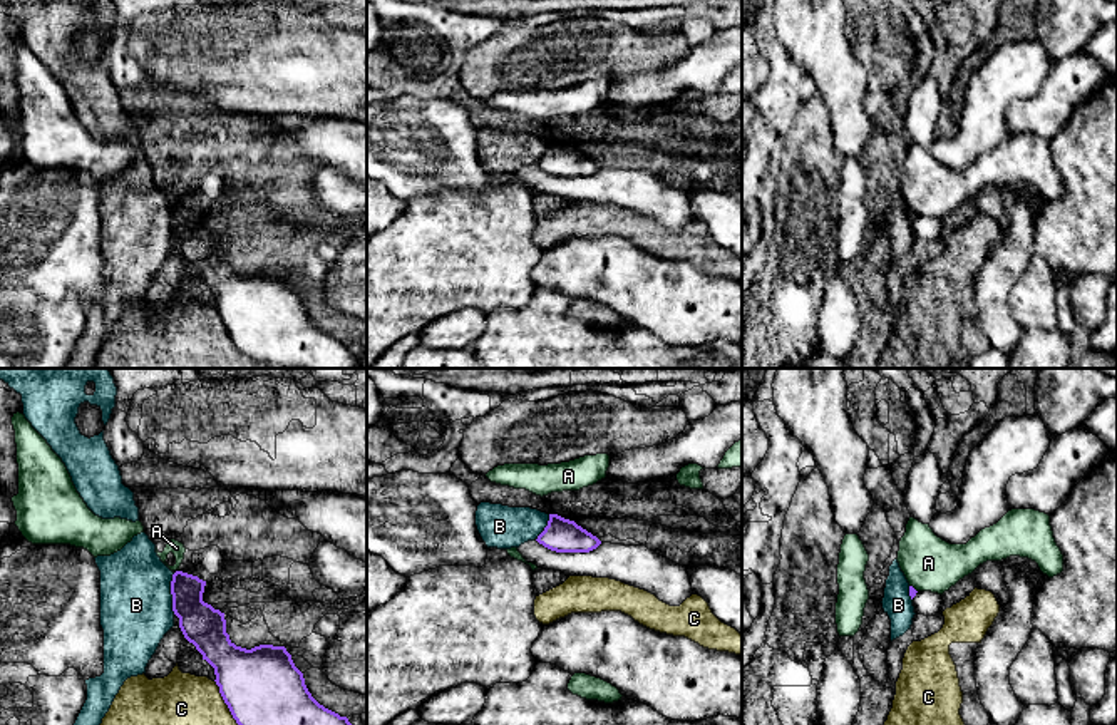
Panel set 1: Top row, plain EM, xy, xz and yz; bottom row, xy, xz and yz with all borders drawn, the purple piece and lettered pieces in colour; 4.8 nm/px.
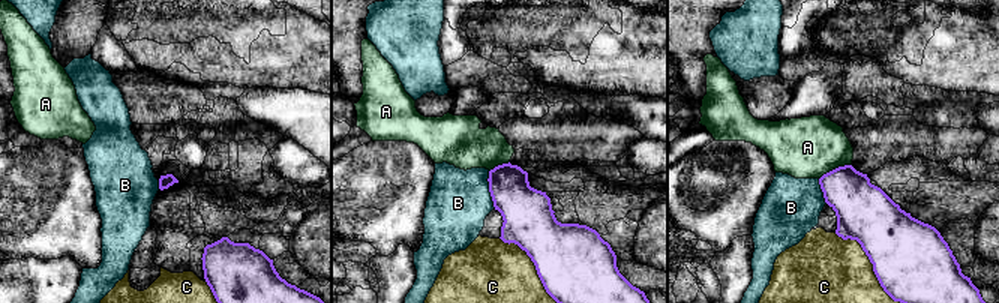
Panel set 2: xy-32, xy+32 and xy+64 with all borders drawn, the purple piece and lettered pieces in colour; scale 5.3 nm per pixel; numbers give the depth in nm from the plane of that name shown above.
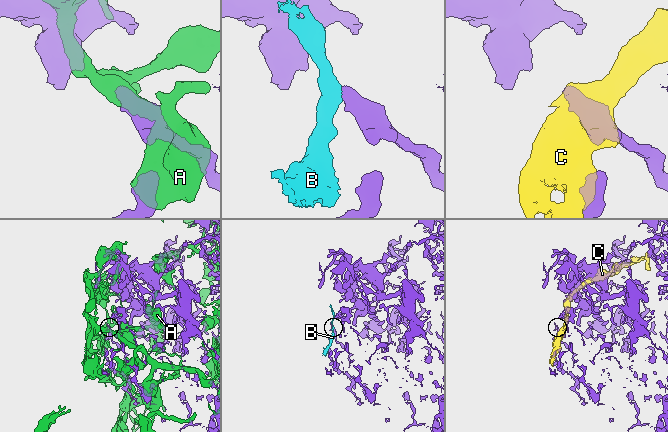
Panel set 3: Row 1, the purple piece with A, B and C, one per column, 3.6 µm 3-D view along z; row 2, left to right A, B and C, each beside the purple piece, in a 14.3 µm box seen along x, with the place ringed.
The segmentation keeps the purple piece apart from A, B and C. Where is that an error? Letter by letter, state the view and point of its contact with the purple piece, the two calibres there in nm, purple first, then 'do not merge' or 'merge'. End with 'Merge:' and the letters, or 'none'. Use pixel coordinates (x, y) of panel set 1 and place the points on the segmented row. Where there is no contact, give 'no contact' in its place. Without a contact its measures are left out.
A: contact yz (913, 588); calibres 40 and 260 nm; do not merge
B: contact xy (171, 593); calibres 200 and 360 nm; do not merge
C: contact xy (225, 702); calibres 360 and 260 nm; do not merge
Merge: none

